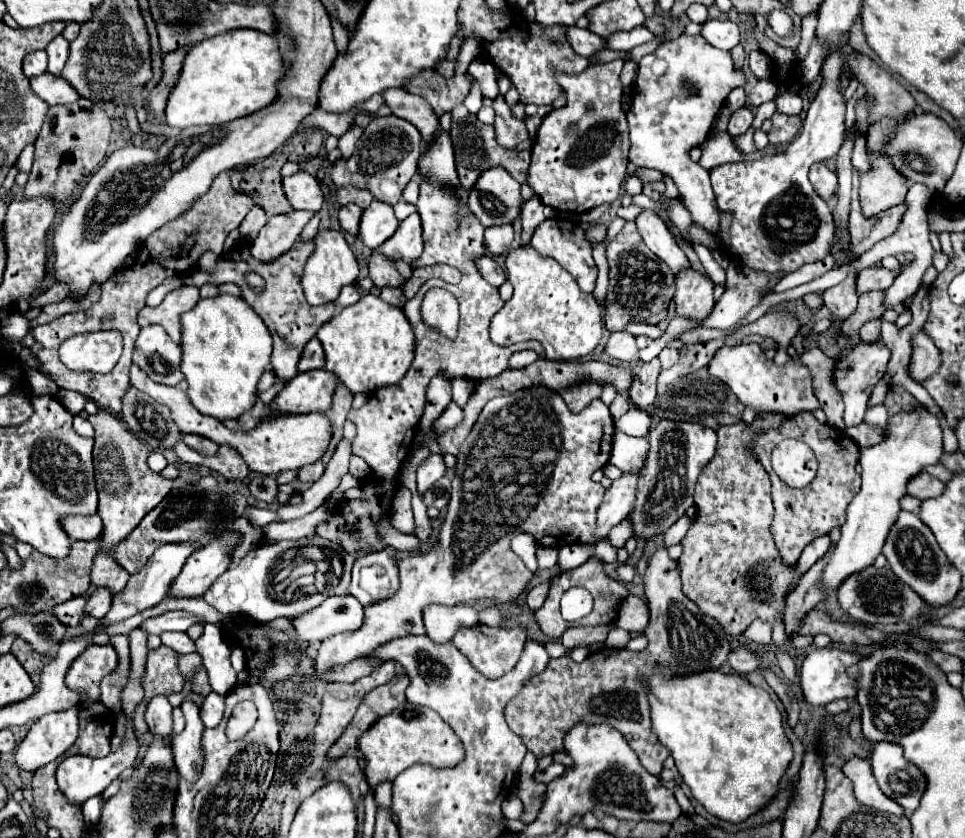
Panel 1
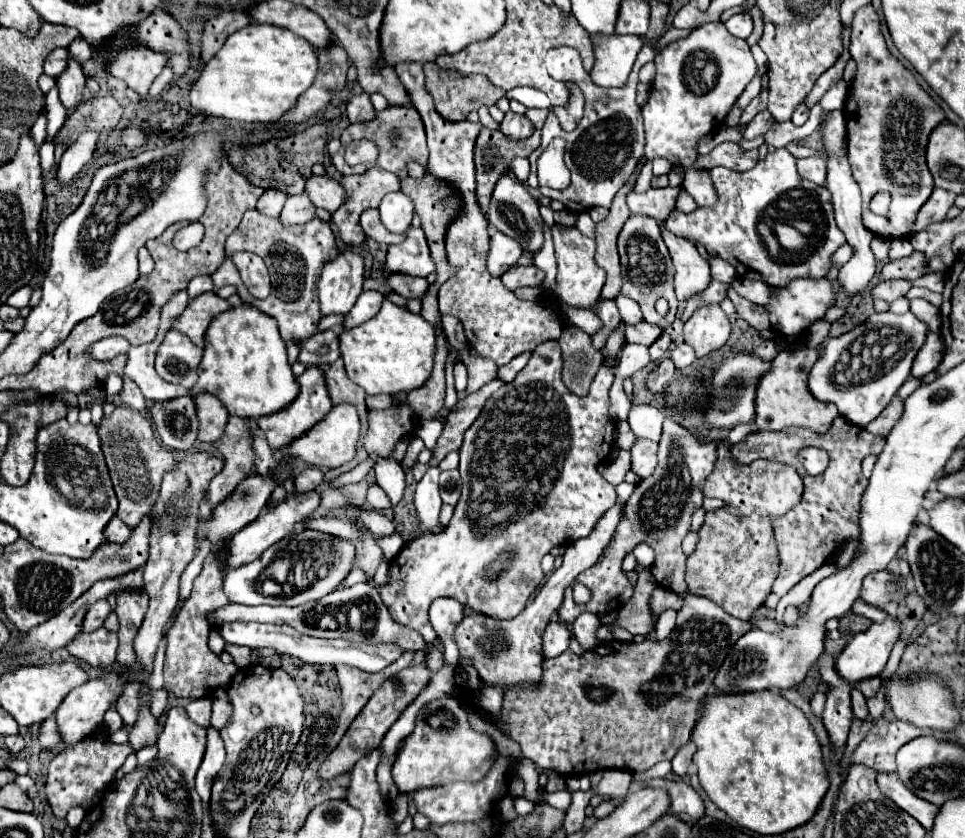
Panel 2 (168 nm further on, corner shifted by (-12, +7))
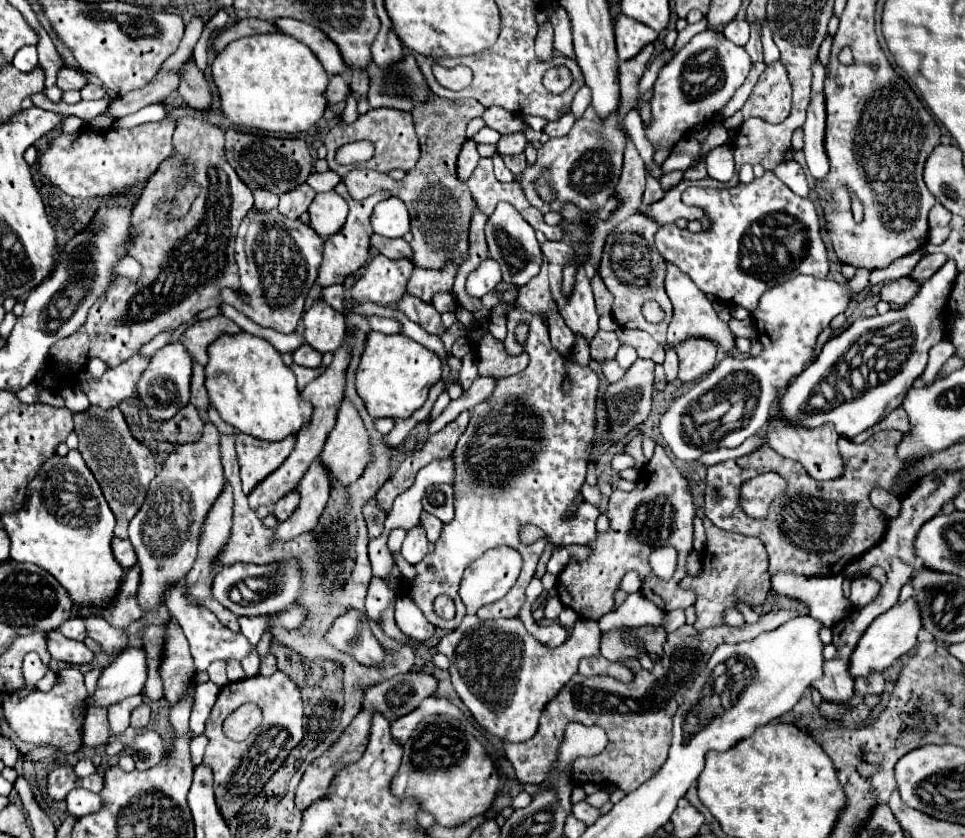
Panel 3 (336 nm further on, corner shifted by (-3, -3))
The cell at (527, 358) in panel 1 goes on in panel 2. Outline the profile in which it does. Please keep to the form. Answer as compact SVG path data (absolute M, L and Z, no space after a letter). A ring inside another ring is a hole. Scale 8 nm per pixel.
M522 353L522 355L518 355L518 357L514 357L508 365L502 365L502 367L498 367L498 373L496 373L496 379L500 379L500 381L504 381L504 383L510 383L510 381L514 381L514 377L518 375L518 371L528 363L528 359L530 359L530 353Z

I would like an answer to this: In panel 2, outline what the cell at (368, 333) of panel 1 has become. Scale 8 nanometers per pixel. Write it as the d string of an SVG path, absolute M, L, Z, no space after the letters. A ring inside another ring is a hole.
M384 301L376 317L350 331L342 331L340 349L346 373L356 385L368 395L384 393L394 397L398 393L414 391L430 379L436 353L436 331L422 315Z

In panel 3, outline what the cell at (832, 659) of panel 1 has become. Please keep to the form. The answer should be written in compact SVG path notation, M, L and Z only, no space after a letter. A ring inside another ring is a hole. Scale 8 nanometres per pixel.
M907 599L905 603L899 603L879 615L863 633L859 639L851 661L849 661L849 675L851 677L865 677L869 673L883 673L887 667L891 667L901 655L911 651L917 643L917 633L921 629L921 615L917 611L917 603L913 599Z

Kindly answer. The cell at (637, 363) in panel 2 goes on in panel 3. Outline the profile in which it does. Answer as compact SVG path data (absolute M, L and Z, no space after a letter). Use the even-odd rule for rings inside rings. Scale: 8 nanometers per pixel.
M621 345L619 351L617 351L615 361L617 361L623 369L629 369L629 367L637 361L637 353L635 353L633 347L629 347L629 345Z

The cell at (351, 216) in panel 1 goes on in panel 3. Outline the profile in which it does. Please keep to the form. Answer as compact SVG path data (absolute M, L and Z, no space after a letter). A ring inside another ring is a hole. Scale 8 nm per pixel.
M373 233L369 241L371 241L371 247L375 247L379 253L383 253L389 259L399 259L399 257L411 259L411 247L403 239L389 239Z

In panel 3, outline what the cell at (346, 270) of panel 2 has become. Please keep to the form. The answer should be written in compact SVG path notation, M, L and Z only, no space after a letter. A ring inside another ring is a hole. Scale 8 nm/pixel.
M315 297L303 315L305 341L319 353L337 351L345 337L345 315L335 311L323 297Z

